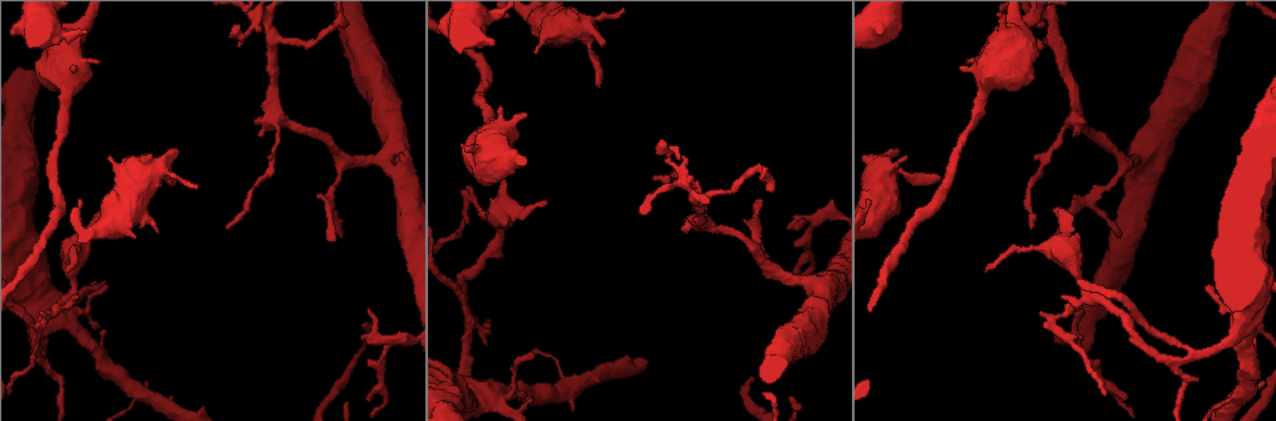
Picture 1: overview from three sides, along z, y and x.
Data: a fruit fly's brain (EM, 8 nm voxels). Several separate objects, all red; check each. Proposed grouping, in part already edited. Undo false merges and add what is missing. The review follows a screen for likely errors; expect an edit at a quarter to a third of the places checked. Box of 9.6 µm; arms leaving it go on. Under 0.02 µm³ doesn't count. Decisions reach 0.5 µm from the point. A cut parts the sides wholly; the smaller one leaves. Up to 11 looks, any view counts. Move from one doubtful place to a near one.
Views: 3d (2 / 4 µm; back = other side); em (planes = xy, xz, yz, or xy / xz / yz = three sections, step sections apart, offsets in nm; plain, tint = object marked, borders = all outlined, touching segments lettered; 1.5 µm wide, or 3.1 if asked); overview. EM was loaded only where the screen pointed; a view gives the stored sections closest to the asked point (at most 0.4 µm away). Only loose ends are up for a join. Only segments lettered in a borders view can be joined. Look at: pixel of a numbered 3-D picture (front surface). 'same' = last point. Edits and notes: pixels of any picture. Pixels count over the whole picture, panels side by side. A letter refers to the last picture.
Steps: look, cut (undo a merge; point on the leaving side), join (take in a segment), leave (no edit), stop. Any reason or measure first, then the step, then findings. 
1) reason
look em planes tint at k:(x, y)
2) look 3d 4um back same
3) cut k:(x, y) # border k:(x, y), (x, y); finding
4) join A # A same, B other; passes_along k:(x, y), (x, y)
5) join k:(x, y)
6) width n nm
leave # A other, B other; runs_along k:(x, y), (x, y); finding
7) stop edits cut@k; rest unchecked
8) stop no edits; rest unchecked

an open end
look 3d 4um back at 1:(103, 284)

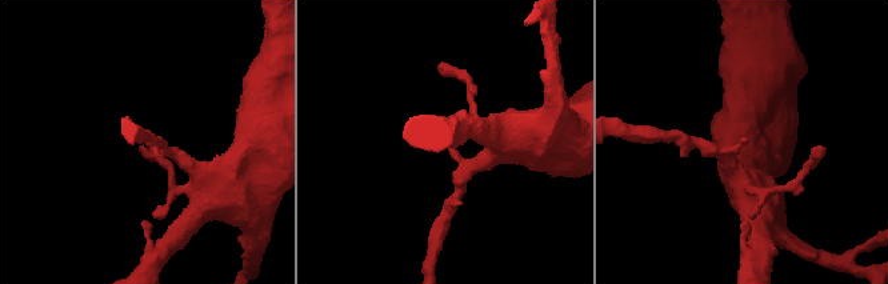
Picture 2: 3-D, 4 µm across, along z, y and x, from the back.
shape alone is not enough
look em planes tint at 2:(747, 139)

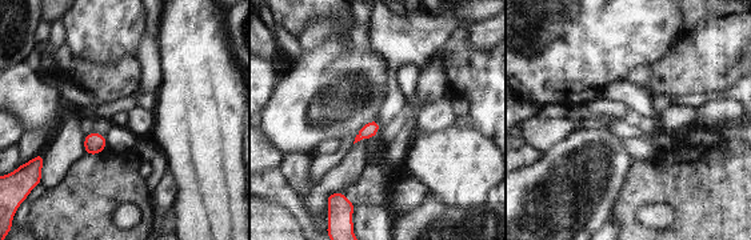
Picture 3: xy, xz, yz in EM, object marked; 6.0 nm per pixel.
look em planes borders same

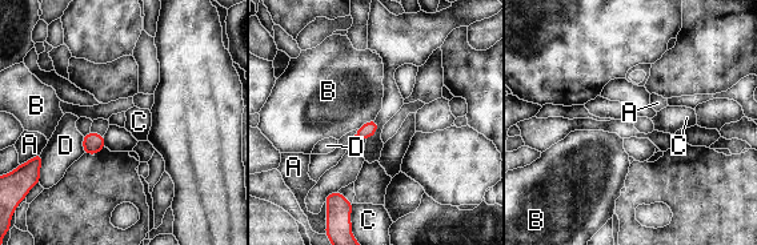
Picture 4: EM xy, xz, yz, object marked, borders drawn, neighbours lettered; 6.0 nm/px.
leave # A other, B other, C other, D other; border 4:(375, 117), (365, 121), (357, 129); none of them fits

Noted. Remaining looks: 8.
tapers out
look em yz step 4 borders at 1:(68, 272)

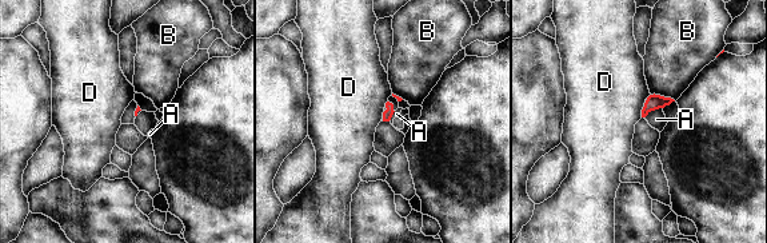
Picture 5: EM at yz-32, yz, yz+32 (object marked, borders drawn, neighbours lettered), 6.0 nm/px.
leave # A other, B other, D other; border 5:(646, 100), (640, 116); no lettered segment goes on from it

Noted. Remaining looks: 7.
branch stops here
look em xy step 4 borders at 1:(897, 149)

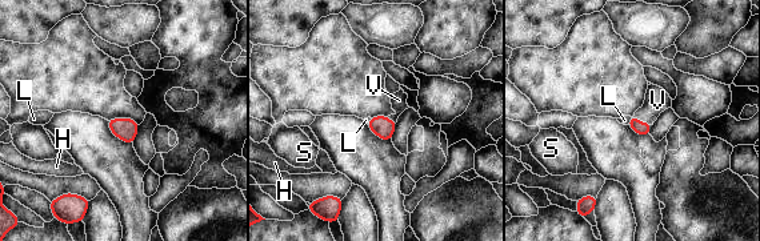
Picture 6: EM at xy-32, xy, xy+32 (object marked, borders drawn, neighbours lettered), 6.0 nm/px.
longest_contact V 130 nm
join V # H other, L other, S other, V same; passes_along 6:(638, 127), (643, 123), (658, 100); it goes on there

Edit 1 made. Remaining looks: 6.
stop edits join@6; rest unchecked

